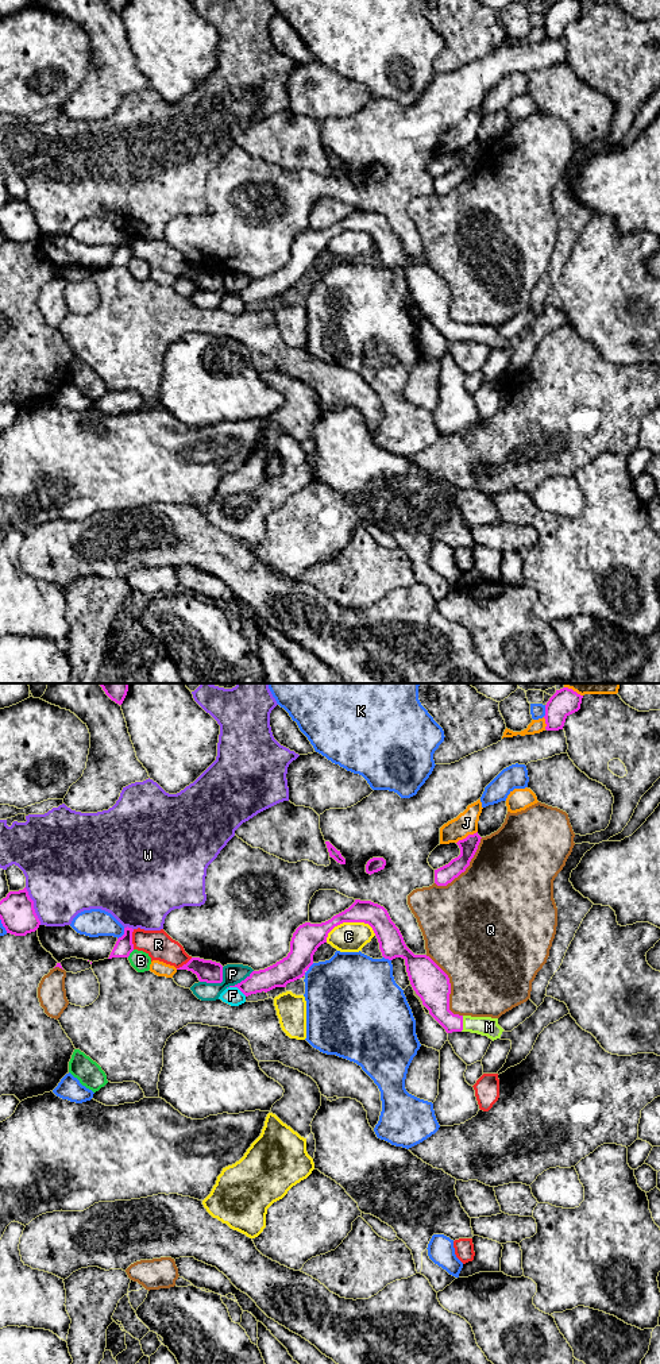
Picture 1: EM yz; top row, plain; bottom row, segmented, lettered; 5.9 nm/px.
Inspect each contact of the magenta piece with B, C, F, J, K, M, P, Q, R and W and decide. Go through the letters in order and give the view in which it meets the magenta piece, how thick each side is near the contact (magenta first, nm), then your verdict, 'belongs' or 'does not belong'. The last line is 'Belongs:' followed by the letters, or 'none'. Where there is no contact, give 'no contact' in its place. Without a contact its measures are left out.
B: meets magenta in yz; 110 nm thick on the magenta side, 120 nm on the other; does not belong
C: meets magenta in yz; 160 nm thick on the magenta side, 180 nm on the other; does not belong
F: meets magenta in yz; 140 nm thick on the magenta side, 110 nm on the other; belongs
J: meets magenta in yz; 110 nm thick on the magenta side, 140 nm on the other; does not belong
K: meets magenta in yz; 110 nm thick on the magenta side, 170 nm on the other; does not belong
M: meets magenta in yz; 180 nm thick on the magenta side, 120 nm on the other; belongs
P: meets magenta in yz; 130 nm thick on the magenta side, 130 nm on the other; does not belong
Q: meets magenta in yz; 220 nm thick on the magenta side, 480 nm on the other; does not belong
R: meets magenta in yz; 110 nm thick on the magenta side, 170 nm on the other; does not belong
W: meets magenta in yz; 220 nm thick on the magenta side, 460 nm on the other; does not belong
Belongs: F, M

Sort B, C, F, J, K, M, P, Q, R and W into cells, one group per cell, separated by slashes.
B P / C / F M / J / K / Q / R / W

